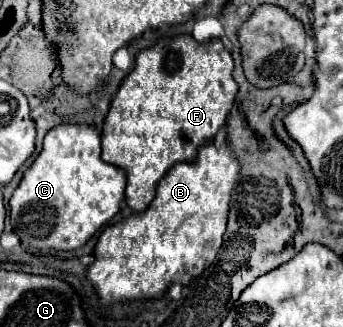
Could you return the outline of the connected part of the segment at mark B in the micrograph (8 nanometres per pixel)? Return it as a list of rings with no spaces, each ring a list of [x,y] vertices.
[[[225,140],[219,148],[207,142],[199,148],[195,160],[175,164],[159,182],[157,196],[145,212],[135,212],[129,218],[107,226],[95,246],[95,262],[87,268],[87,276],[93,282],[103,304],[133,300],[133,298],[159,298],[169,284],[189,284],[205,268],[209,268],[223,244],[223,234],[229,218],[229,202],[233,186],[239,180],[241,164],[233,154],[233,148]]]

